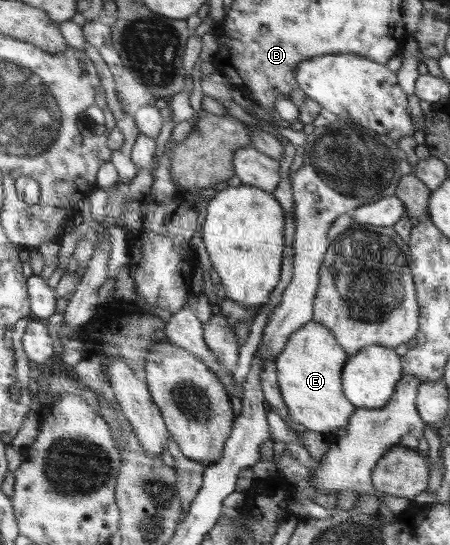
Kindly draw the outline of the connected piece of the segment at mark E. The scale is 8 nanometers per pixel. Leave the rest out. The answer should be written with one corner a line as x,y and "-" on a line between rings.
311,320
308,324
293,332
285,344
284,351
276,357
276,374
283,401
288,409
290,419
300,429
321,433
328,441
337,438
340,427
348,427
351,414
357,409
346,397
342,390
342,369
348,360
347,351
331,333
331,330
319,322

